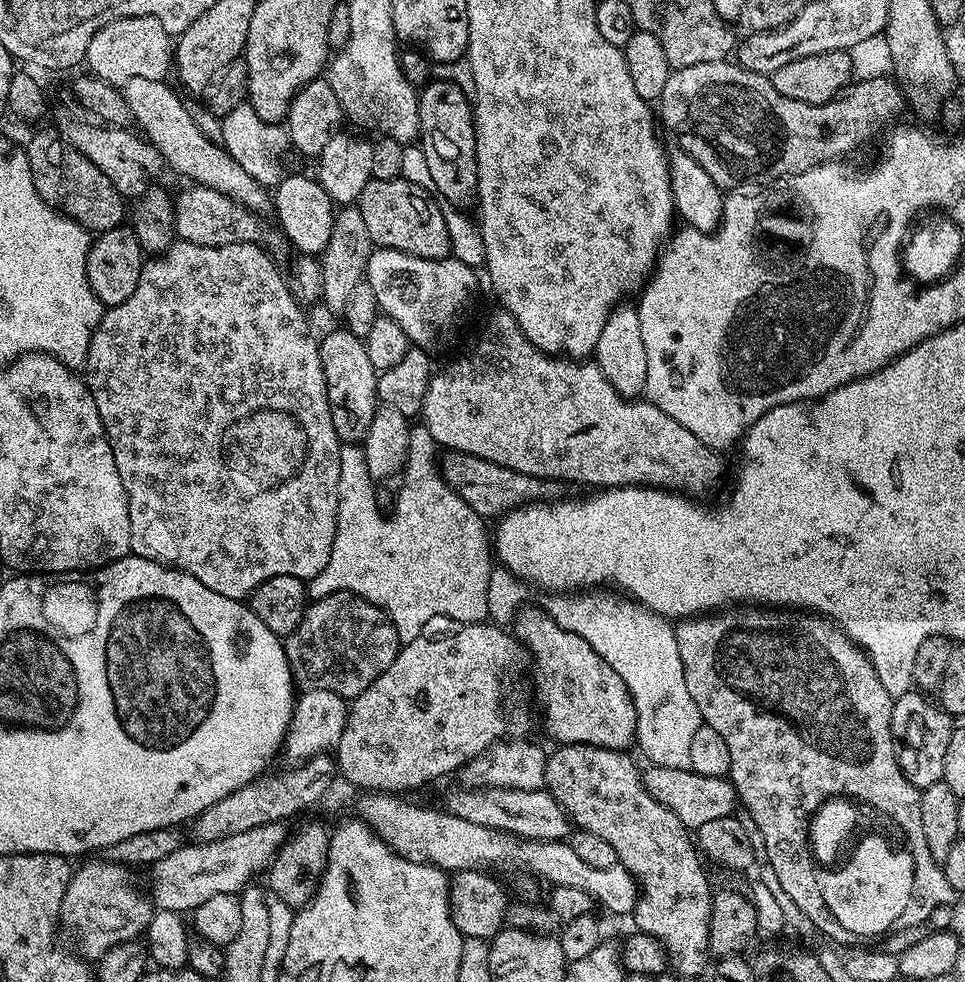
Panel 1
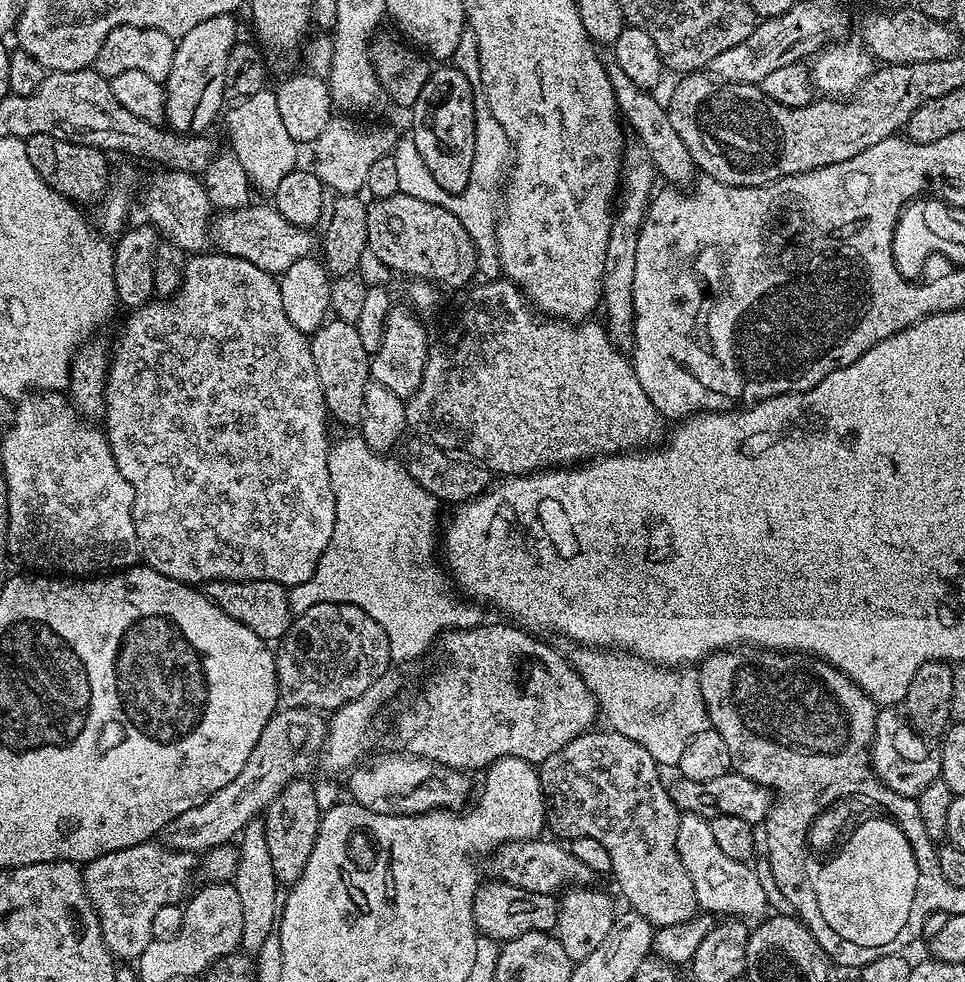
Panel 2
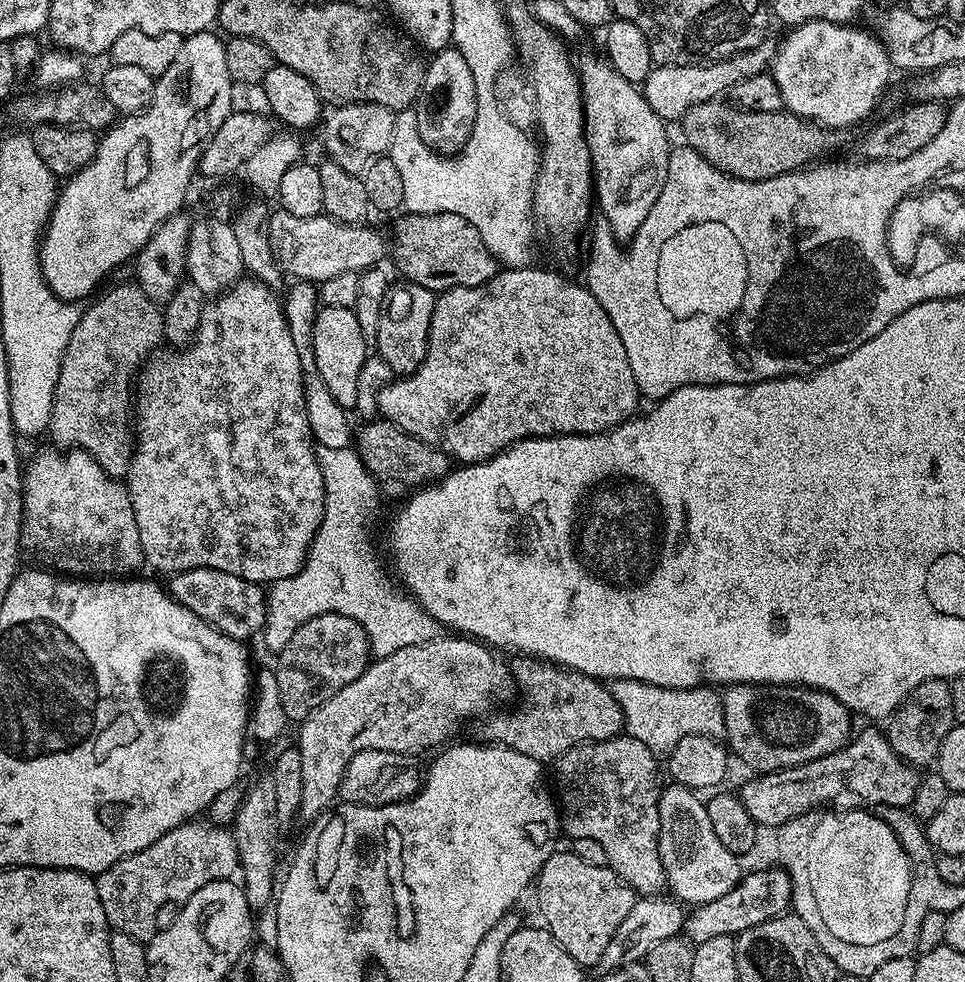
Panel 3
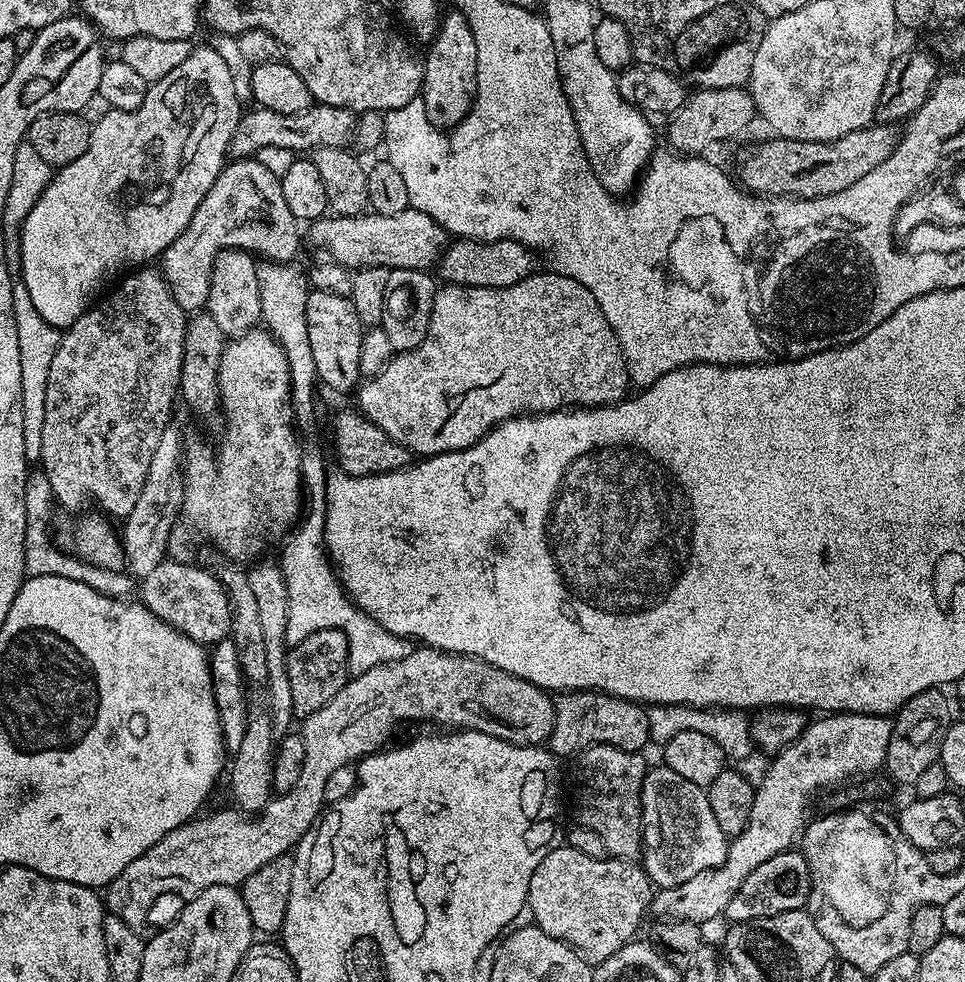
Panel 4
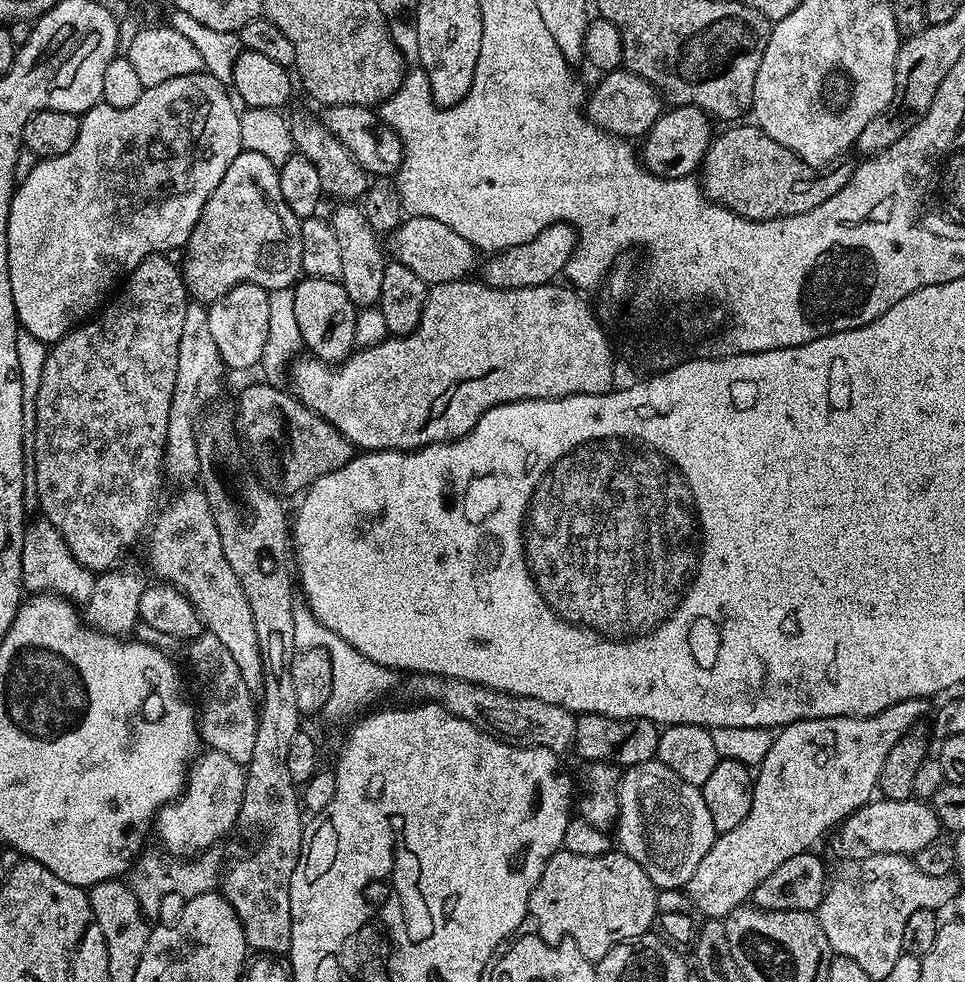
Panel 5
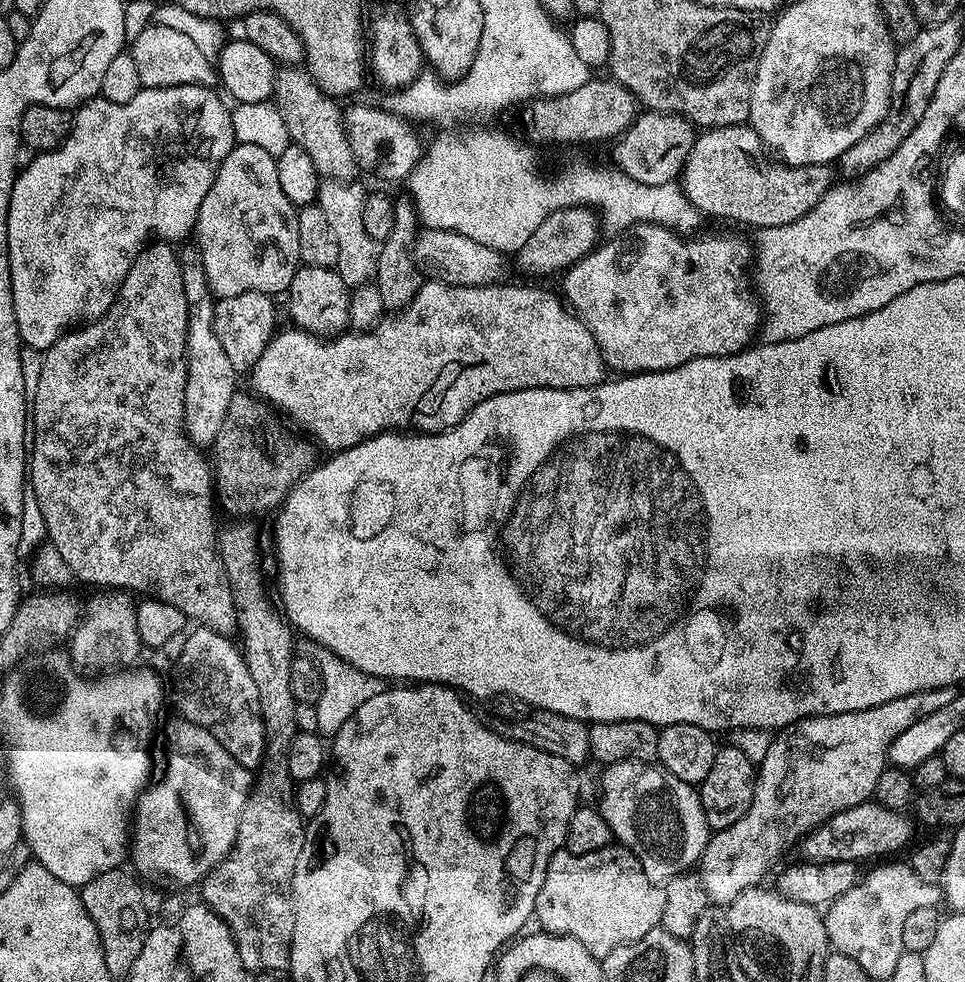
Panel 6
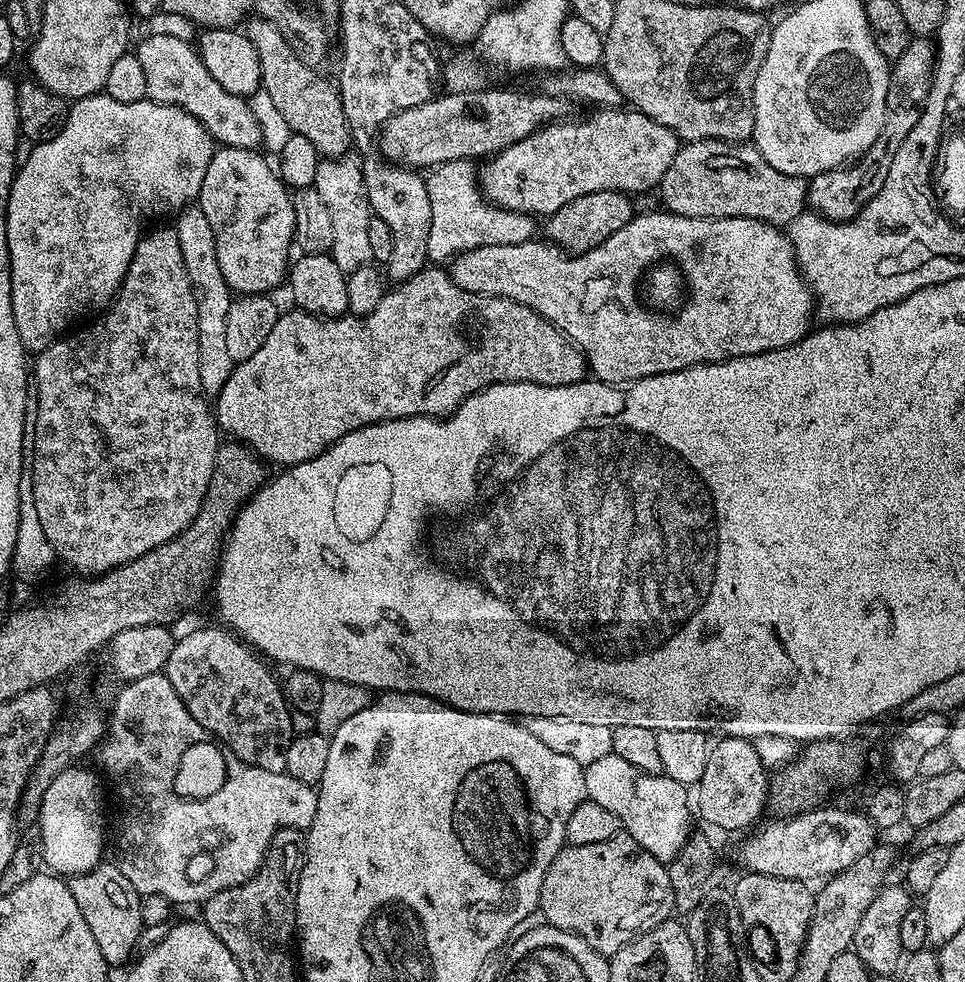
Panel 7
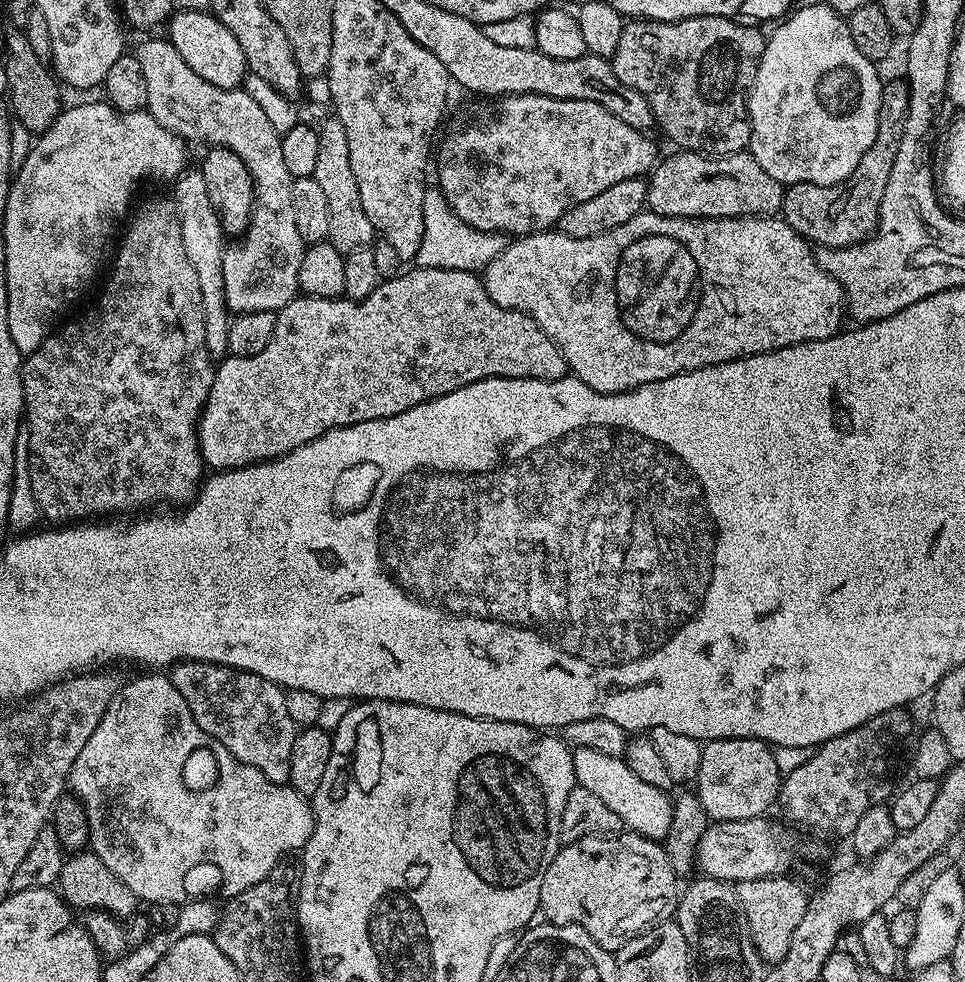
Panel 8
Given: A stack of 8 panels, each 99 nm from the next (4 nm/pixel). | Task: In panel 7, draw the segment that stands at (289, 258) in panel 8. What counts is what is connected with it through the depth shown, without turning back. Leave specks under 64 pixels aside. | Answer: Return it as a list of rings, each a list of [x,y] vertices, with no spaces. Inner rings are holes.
[[[156,32],[146,37],[140,45],[135,45],[134,51],[146,77],[147,99],[186,110],[202,122],[217,145],[253,150],[261,147],[262,130],[258,130],[258,122],[254,122],[247,99],[222,90],[222,86],[214,82],[210,70],[206,70],[199,51],[193,45],[191,48],[180,36]]]

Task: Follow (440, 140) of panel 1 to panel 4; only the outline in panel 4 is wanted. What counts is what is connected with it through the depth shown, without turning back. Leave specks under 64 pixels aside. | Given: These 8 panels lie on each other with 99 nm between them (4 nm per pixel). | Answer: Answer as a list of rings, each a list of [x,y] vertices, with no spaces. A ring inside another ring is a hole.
[[[452,10],[441,19],[436,39],[431,41],[428,56],[423,57],[424,87],[422,99],[426,118],[441,130],[451,130],[461,124],[472,109],[476,97],[476,43],[468,25],[468,19],[461,12]]]

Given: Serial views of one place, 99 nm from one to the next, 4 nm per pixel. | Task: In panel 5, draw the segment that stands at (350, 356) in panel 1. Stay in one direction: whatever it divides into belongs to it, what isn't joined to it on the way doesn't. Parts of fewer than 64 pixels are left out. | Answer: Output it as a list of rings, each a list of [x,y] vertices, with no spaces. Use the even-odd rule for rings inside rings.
[[[304,276],[292,288],[294,294],[295,319],[301,331],[303,347],[309,348],[315,359],[325,364],[341,364],[347,356],[351,356],[356,343],[354,342],[354,322],[358,311],[354,302],[346,294],[343,284],[338,280]]]

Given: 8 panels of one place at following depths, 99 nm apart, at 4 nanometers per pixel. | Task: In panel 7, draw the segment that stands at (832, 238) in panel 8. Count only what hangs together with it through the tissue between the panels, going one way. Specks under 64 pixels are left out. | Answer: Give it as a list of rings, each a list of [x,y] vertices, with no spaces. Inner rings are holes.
[[[914,38],[902,50],[896,60],[891,61],[888,74],[888,93],[886,94],[886,114],[882,122],[882,130],[878,138],[874,138],[874,146],[866,150],[852,163],[842,168],[823,172],[808,180],[807,207],[826,220],[839,222],[852,220],[868,205],[870,198],[882,190],[882,182],[886,182],[886,174],[890,174],[890,162],[894,162],[894,154],[898,154],[898,146],[906,142],[906,134],[918,126],[918,118],[922,118],[924,103],[932,85],[932,70],[936,66],[936,49],[928,38]]]

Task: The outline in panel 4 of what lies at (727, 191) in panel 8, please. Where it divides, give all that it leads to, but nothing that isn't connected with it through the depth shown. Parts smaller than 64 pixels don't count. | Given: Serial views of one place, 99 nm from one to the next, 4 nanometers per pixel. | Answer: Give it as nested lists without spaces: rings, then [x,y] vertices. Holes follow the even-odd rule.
[[[873,122],[867,128],[859,128],[837,140],[826,142],[806,142],[805,140],[785,140],[771,138],[748,148],[740,160],[739,183],[747,191],[762,196],[795,196],[802,200],[809,200],[815,196],[829,196],[838,194],[838,190],[846,190],[846,186],[854,186],[858,178],[863,178],[874,170],[874,166],[882,166],[892,158],[900,147],[902,132],[897,125]]]

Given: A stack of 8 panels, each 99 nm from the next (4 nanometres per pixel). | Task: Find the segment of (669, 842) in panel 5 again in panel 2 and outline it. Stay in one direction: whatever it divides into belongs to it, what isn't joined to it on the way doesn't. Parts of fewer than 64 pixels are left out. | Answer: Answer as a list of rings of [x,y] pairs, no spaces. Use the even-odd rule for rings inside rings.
[[[683,813],[678,822],[678,842],[676,843],[678,858],[682,858],[682,866],[686,866],[686,874],[690,874],[690,882],[694,882],[694,894],[697,905],[705,913],[724,912],[725,917],[743,918],[748,922],[759,922],[769,915],[768,892],[760,881],[760,876],[743,860],[726,858],[726,853],[714,842],[714,834],[705,817]]]

